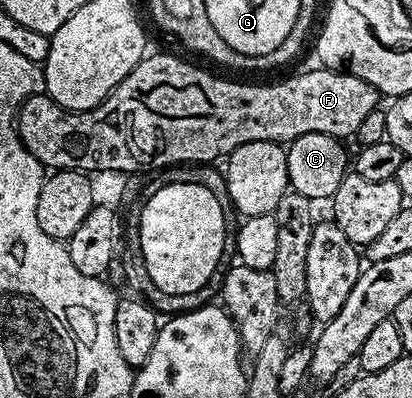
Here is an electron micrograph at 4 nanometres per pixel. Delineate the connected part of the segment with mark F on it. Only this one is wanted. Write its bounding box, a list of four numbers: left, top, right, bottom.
[16,54,379,176]

